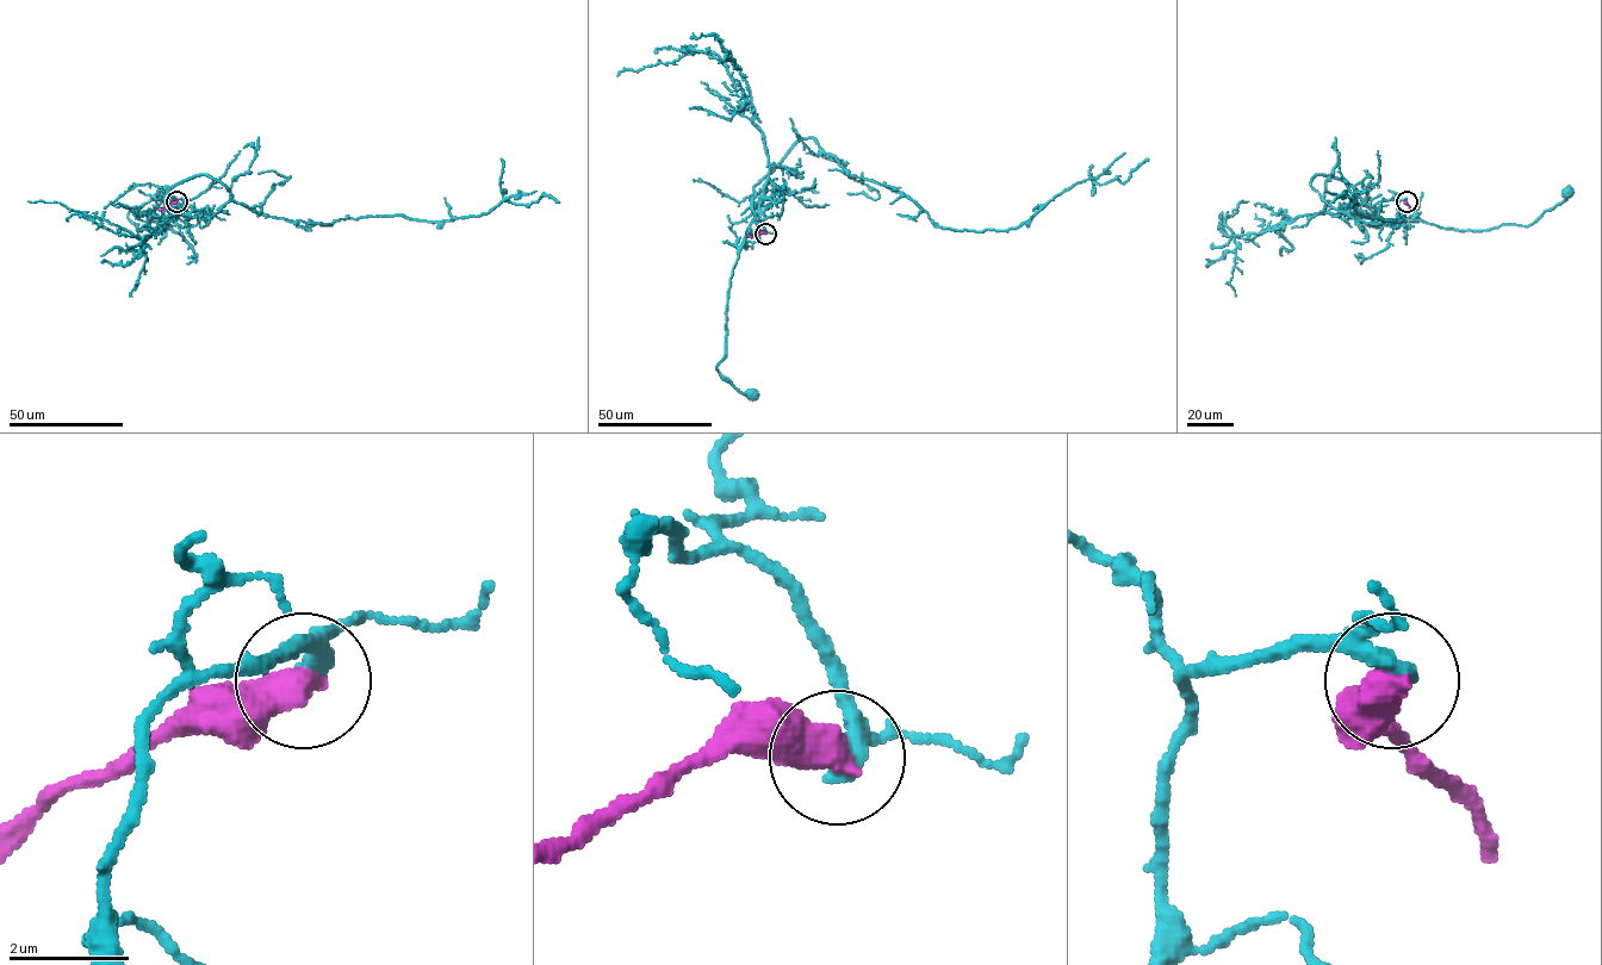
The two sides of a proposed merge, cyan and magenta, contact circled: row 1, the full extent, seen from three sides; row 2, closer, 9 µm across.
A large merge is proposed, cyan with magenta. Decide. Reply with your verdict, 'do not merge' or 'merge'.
do not merge

